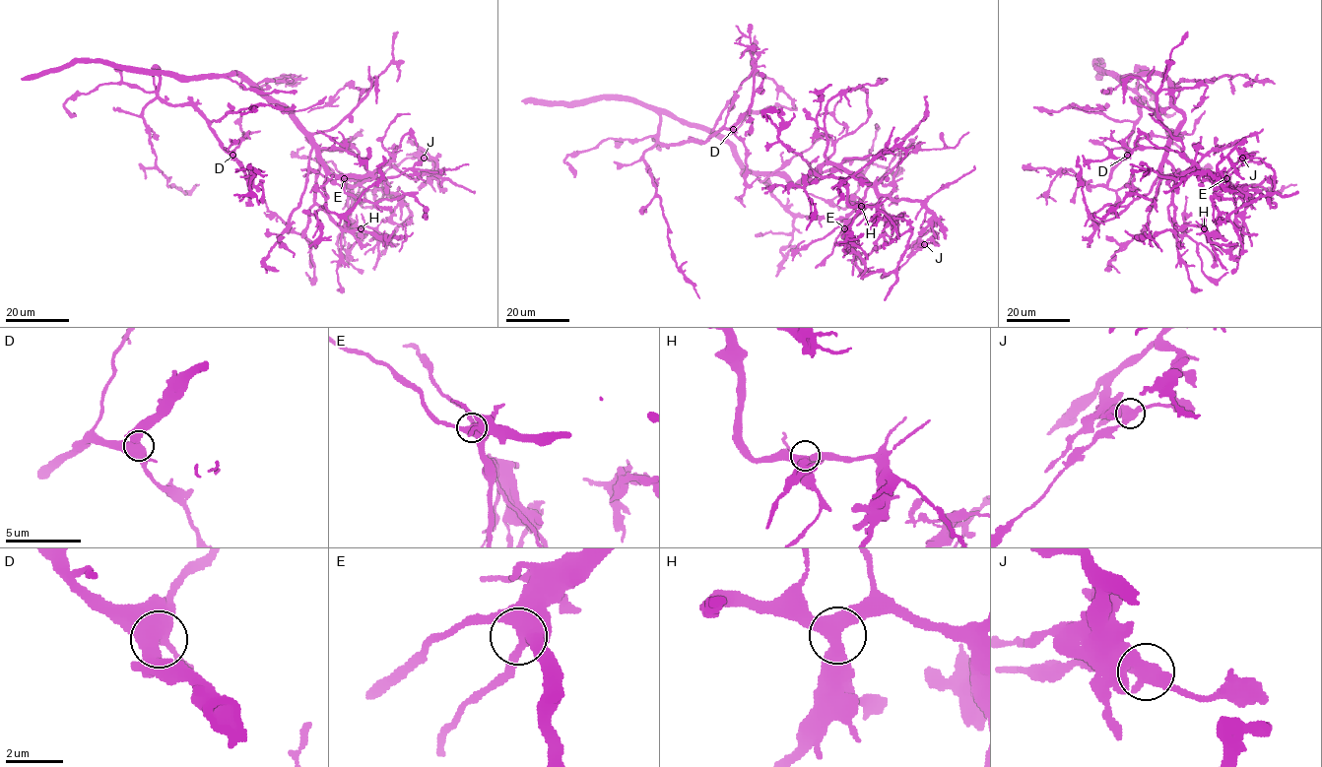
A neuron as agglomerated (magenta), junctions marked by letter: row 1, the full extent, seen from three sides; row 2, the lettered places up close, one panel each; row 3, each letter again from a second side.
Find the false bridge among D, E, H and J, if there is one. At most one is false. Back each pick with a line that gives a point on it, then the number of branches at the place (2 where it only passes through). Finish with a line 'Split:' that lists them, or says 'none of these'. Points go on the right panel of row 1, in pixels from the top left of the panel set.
J: place (1242, 158); branches 3
Split: J

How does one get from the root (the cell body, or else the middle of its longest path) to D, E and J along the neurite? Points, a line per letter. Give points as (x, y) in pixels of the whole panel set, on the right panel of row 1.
D: (1162, 75), (1120, 77), (1111, 74), (1131, 88), (1142, 101), (1139, 105), (1141, 117), (1126, 147), (1127, 155)
E: (1162, 75), (1184, 122), (1165, 149), (1161, 173), (1199, 170), (1205, 179), (1226, 178)
J: (1162, 75), (1184, 122), (1161, 173), (1195, 164), (1198, 178), (1214, 175), (1234, 149), (1242, 158)

